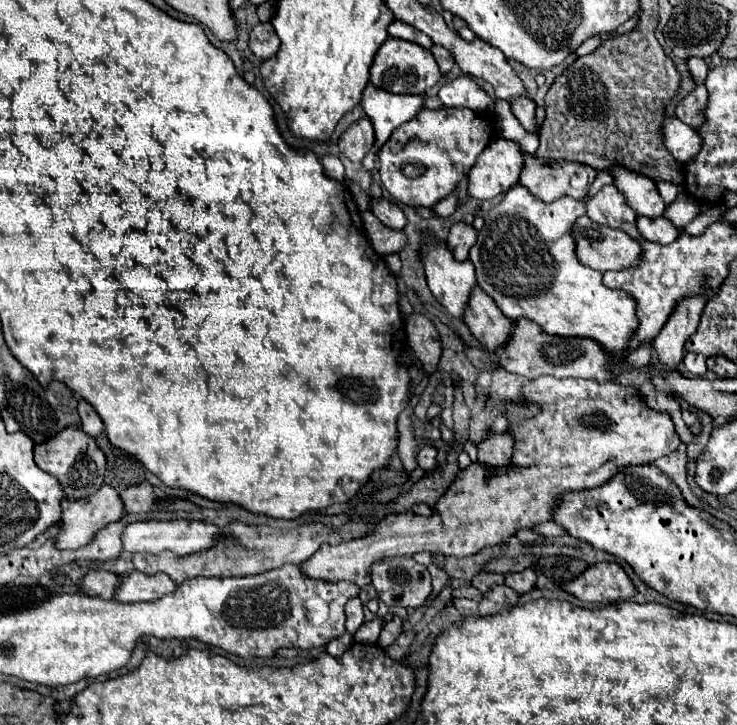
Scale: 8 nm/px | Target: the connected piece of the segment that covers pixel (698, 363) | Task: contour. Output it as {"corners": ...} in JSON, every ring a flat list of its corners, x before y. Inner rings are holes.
{"corners":[[685,354,683,364,685,364,687,372,691,372,691,374,695,374,695,376,703,376,703,374,707,372,705,360,707,360,707,358,701,356,701,354]]}

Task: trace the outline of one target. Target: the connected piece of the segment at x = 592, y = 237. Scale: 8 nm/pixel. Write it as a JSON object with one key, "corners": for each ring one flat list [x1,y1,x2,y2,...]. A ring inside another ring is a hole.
{"corners":[[587,216,575,220,571,234,575,238,575,252,581,264,593,270,623,270,639,260,639,244,625,232,593,224]]}

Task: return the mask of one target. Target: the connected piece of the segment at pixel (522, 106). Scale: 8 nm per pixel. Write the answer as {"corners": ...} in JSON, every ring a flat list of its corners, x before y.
{"corners":[[513,100,511,104,513,114,517,116,517,120,521,122,521,126,531,132,531,134,539,134,539,122,535,118,535,102,533,100]]}

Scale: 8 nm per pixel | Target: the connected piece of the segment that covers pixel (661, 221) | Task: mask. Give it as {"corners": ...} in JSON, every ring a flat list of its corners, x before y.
{"corners":[[639,216,637,218,637,228,639,232,645,236,645,240,649,242,657,242,657,244,671,244,677,240,679,230,673,228,673,224,669,224,665,218,645,218]]}

